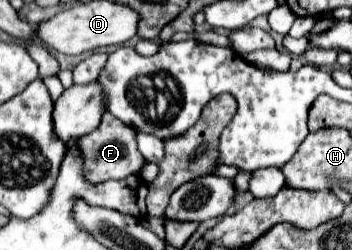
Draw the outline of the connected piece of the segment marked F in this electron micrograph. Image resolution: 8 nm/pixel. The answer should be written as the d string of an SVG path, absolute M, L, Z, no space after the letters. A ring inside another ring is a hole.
M107 112L103 114L101 124L93 132L77 140L77 152L85 156L85 180L89 180L91 184L101 184L107 180L123 180L135 174L137 168L141 168L143 164L143 156L137 150L133 128L129 128L129 124L125 124L123 120L117 120Z

